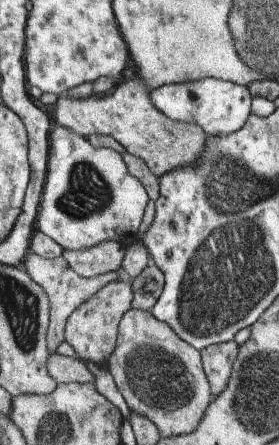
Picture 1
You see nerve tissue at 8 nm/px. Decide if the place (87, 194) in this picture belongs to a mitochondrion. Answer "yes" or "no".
yes

